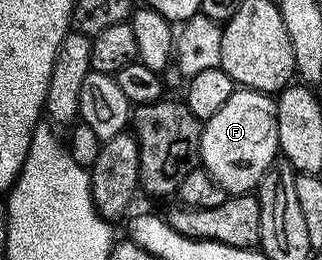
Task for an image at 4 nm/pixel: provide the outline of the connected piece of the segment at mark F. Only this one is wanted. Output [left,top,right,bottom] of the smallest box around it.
[199,88,280,195]

